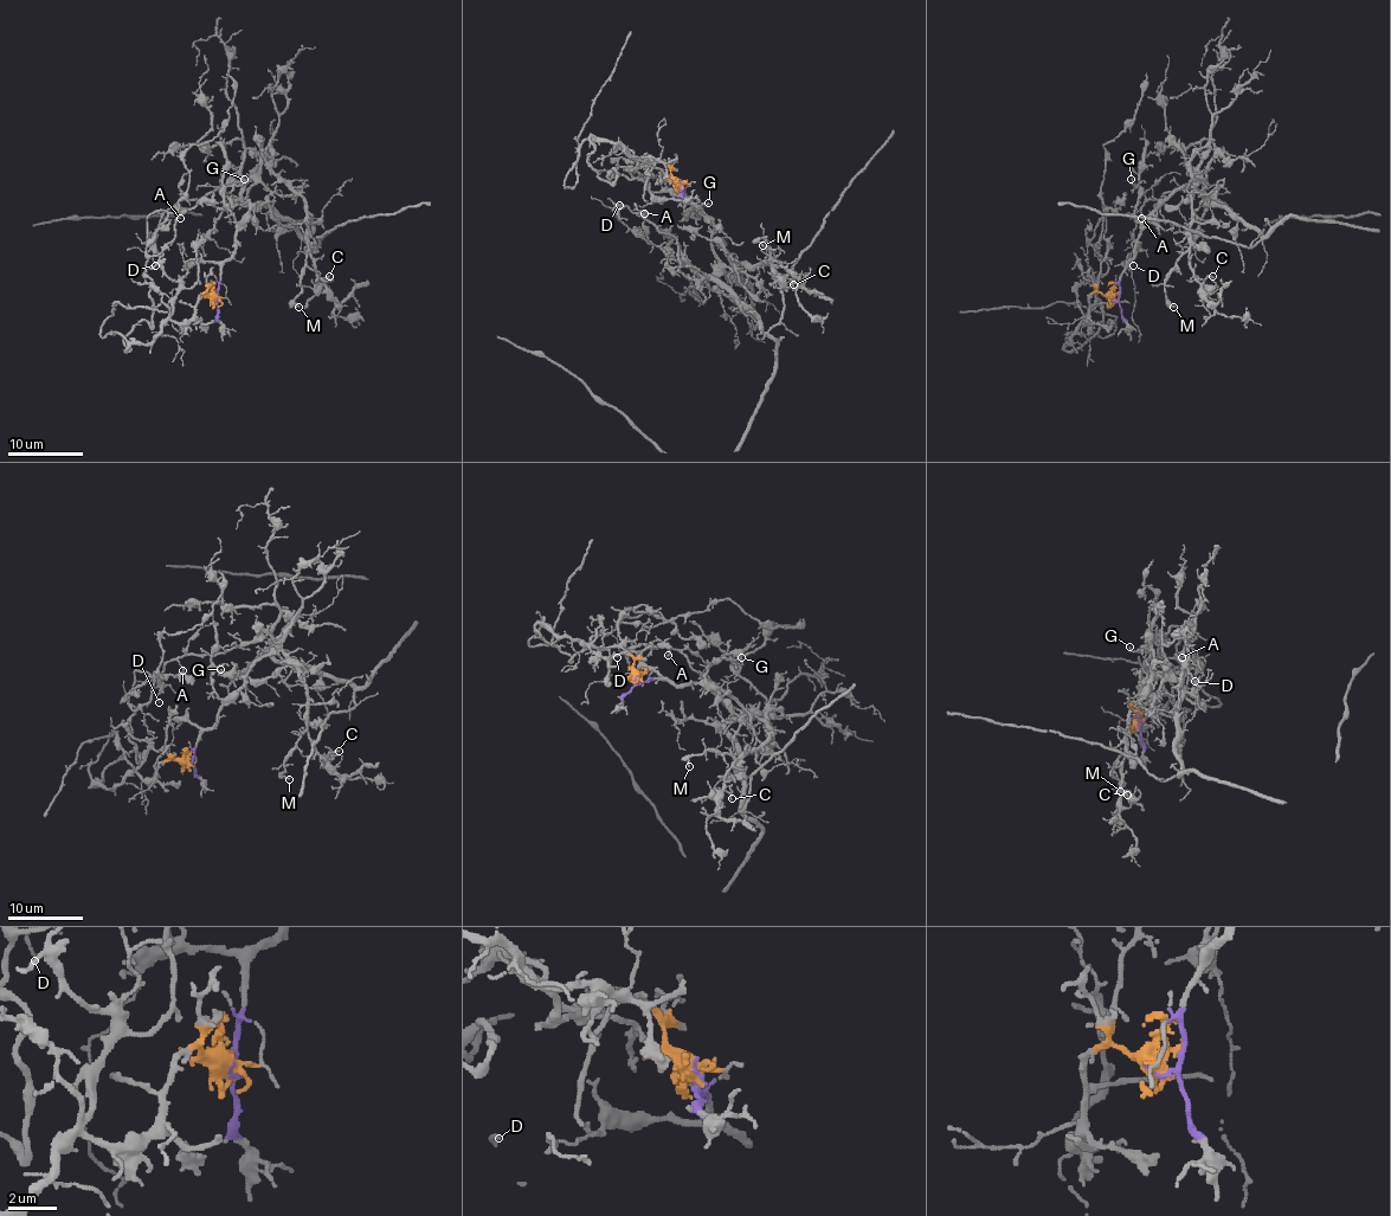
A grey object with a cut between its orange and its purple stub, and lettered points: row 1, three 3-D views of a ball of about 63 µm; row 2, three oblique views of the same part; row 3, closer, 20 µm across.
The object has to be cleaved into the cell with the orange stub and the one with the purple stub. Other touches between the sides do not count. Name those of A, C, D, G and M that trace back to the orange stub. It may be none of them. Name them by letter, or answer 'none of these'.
none of these

